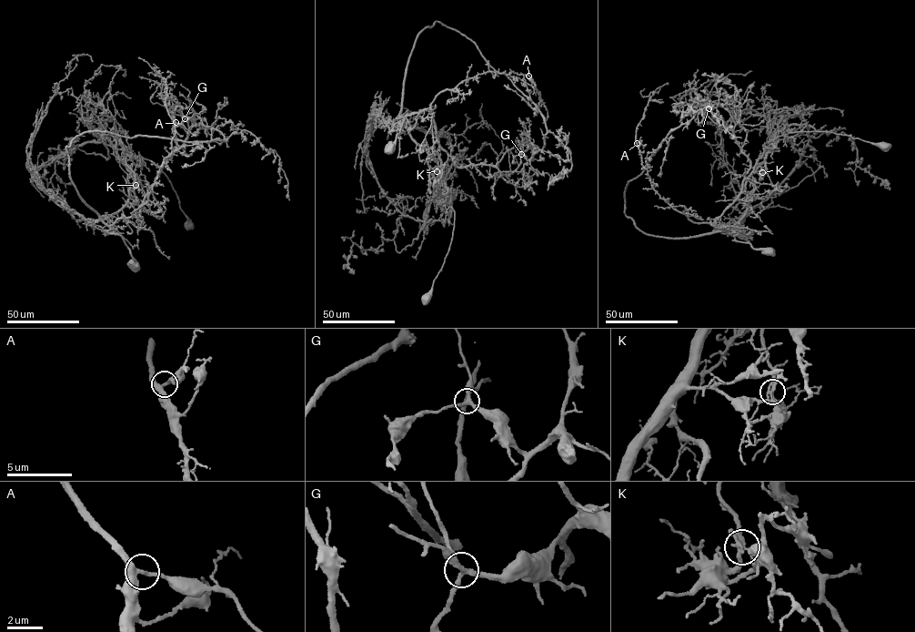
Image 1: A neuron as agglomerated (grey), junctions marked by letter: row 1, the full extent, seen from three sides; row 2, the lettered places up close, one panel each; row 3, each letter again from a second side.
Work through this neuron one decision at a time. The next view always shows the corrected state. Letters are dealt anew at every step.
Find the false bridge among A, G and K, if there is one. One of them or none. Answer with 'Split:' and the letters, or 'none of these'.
Split: K

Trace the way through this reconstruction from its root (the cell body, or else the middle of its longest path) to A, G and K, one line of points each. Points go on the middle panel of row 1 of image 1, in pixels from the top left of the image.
A: (388, 149), (404, 119), (397, 117), (426, 109), (440, 92), (488, 71), (528, 76)
G: (388, 149), (417, 35), (437, 21), (473, 42), (540, 113), (545, 144), (533, 159), (521, 154)
K: (388, 149), (400, 132), (404, 118), (397, 117), (400, 115), (413, 140), (434, 148), (441, 162), (437, 171)

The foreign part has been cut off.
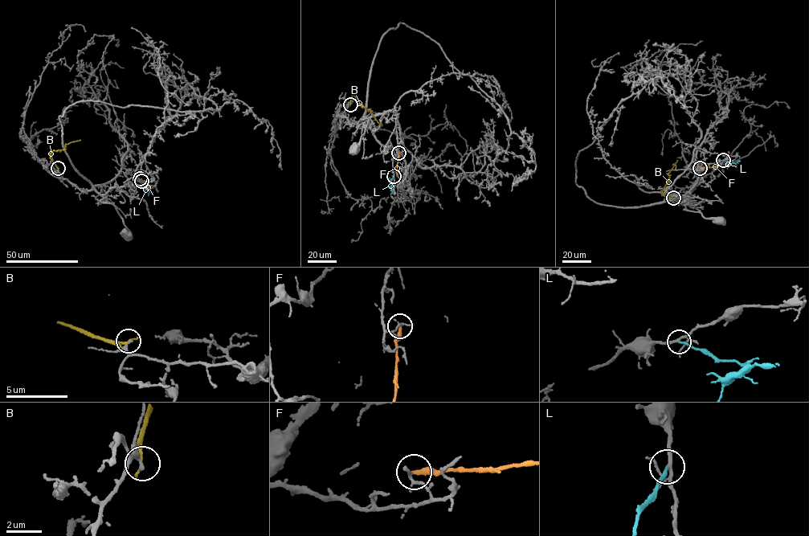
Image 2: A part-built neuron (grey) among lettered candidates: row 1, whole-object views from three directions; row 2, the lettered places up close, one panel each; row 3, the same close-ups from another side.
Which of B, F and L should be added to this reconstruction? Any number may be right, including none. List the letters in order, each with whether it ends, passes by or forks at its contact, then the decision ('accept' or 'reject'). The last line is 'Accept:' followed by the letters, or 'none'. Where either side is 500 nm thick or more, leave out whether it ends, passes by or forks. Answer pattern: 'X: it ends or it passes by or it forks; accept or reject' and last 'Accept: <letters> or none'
B: it ends; reject
F: it ends; reject
L: it ends; accept
Accept: L

